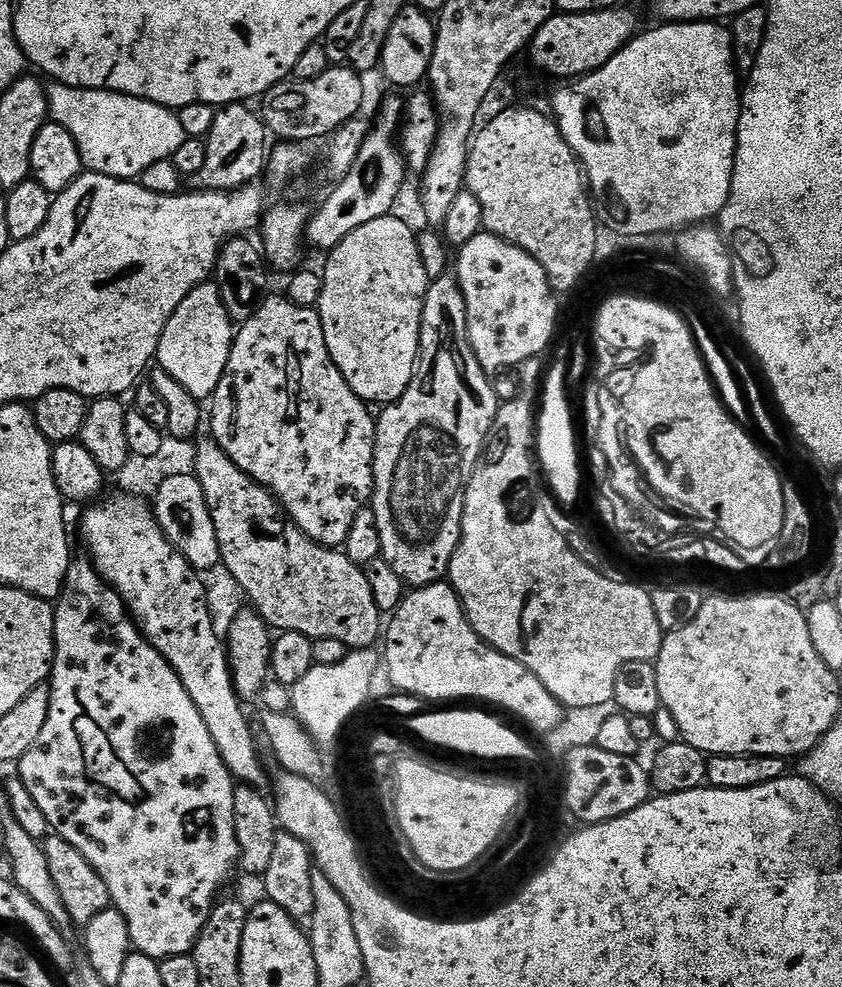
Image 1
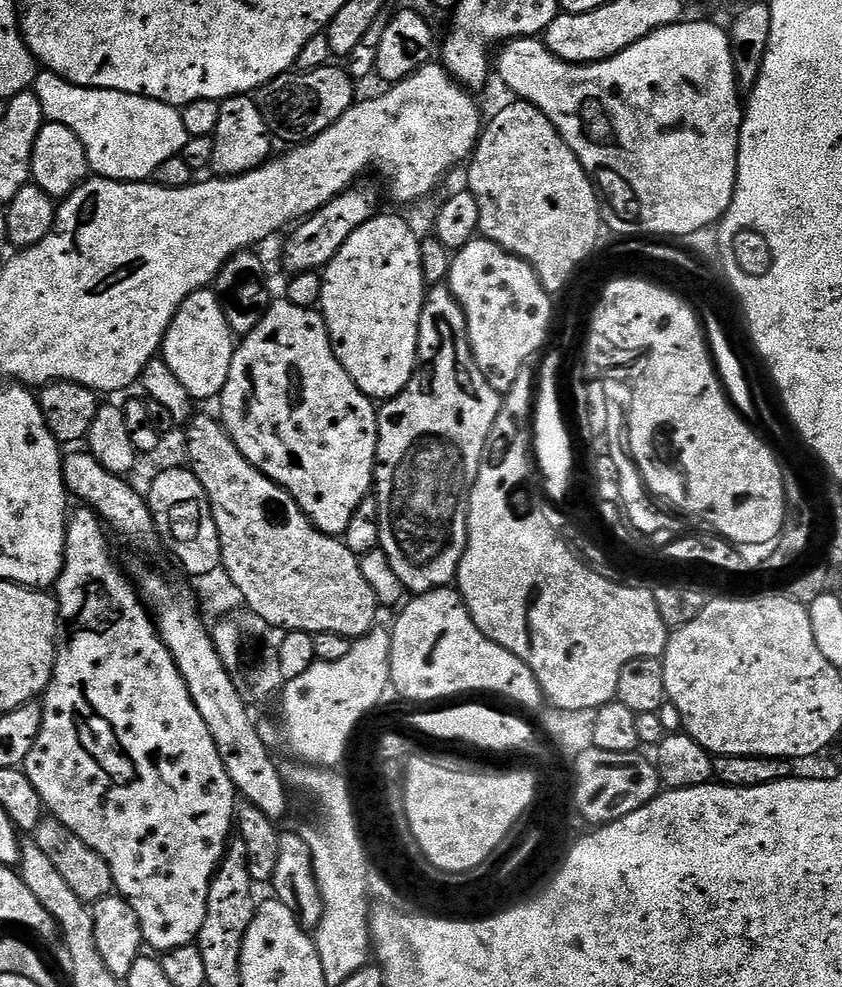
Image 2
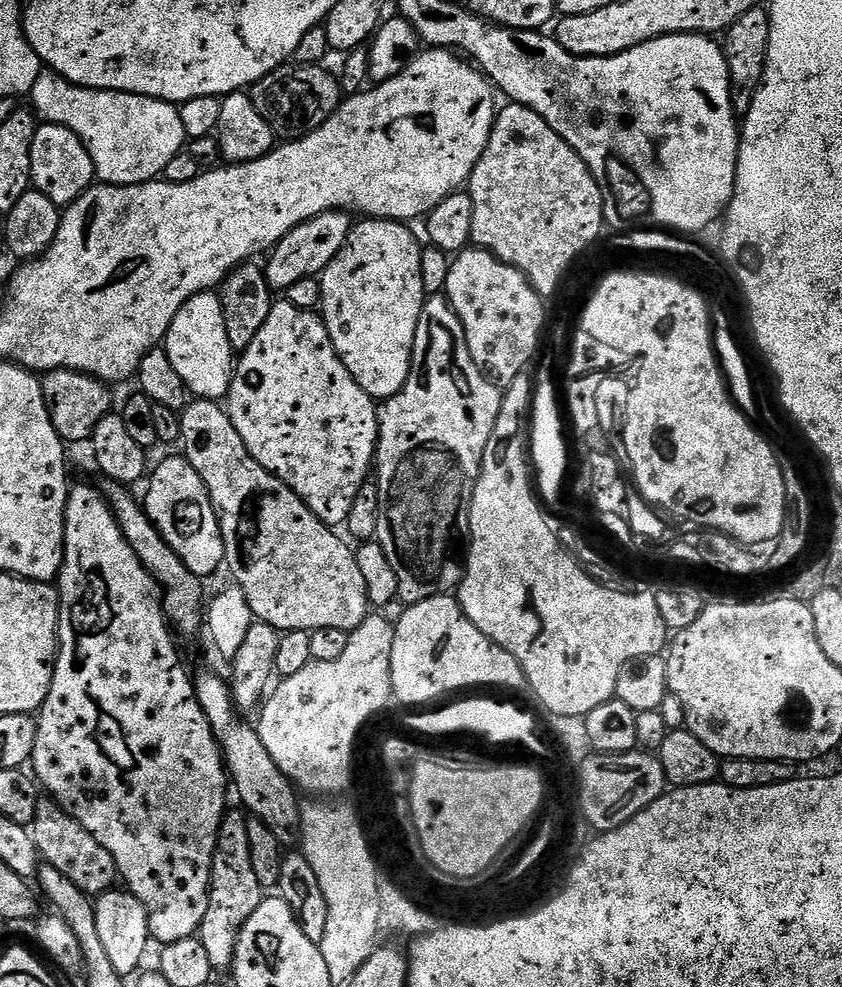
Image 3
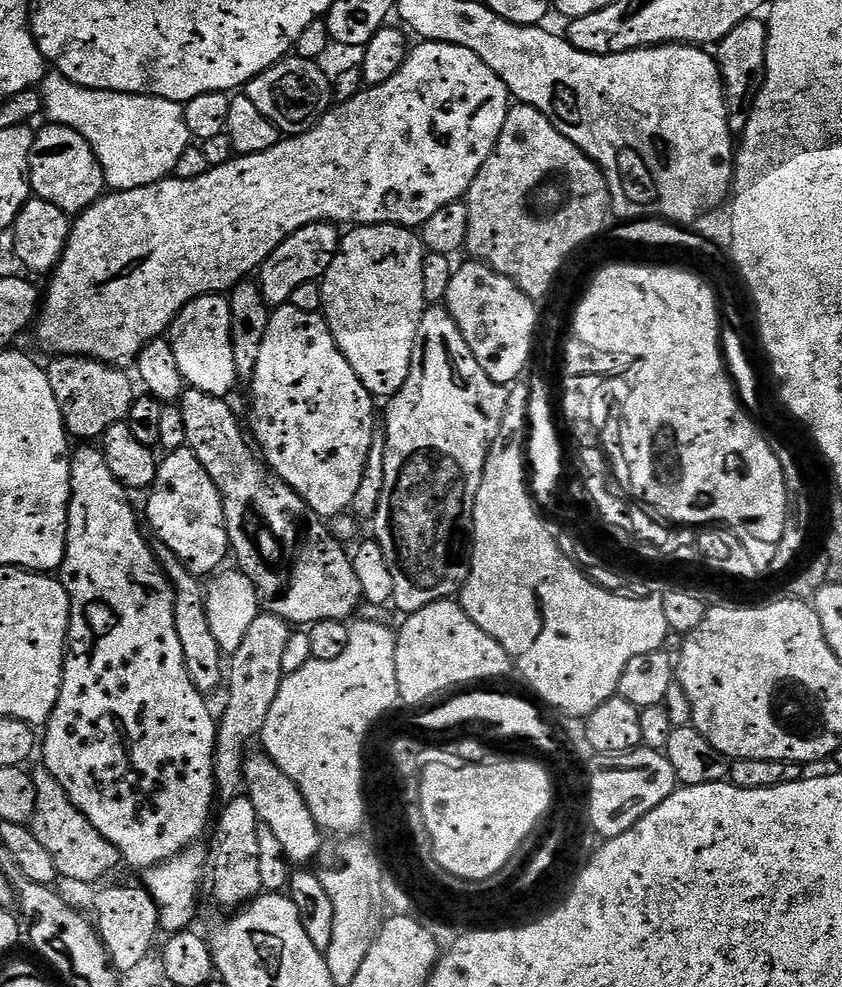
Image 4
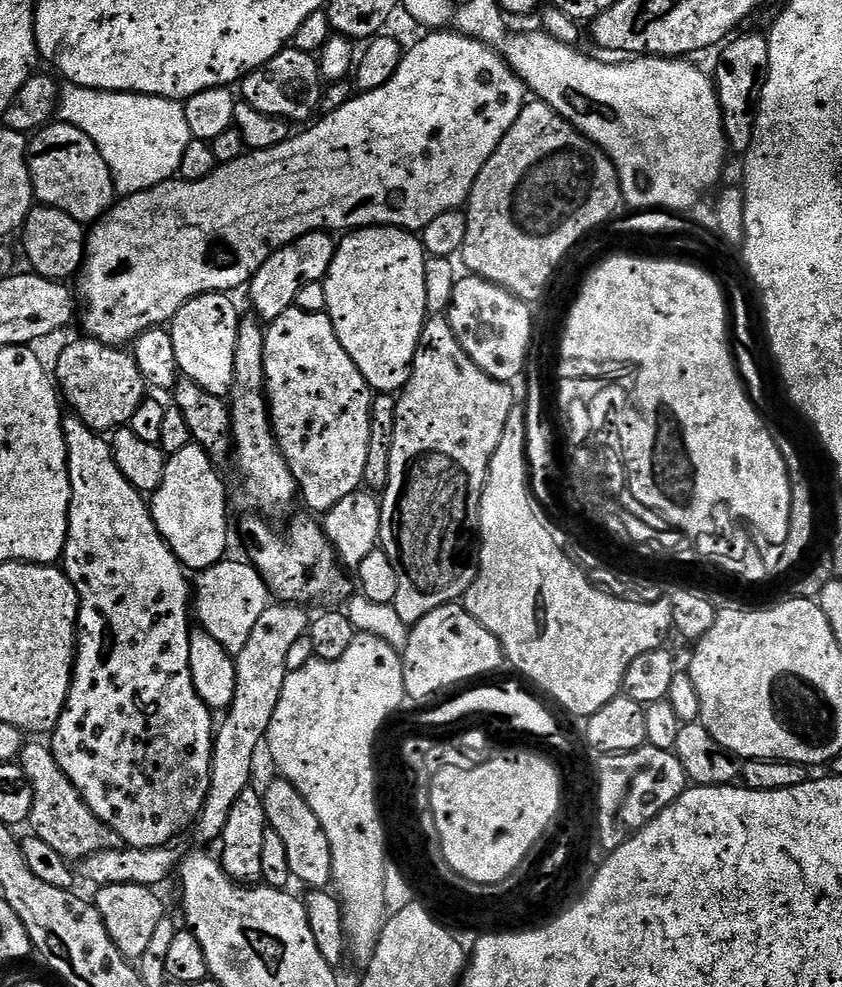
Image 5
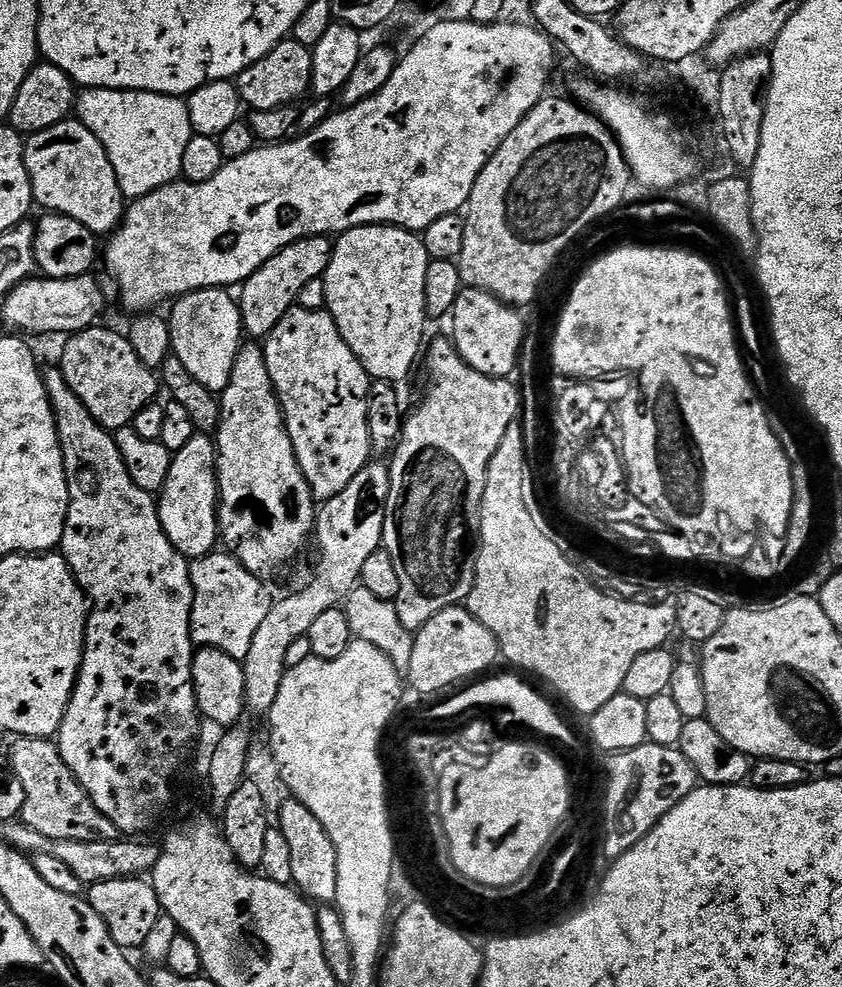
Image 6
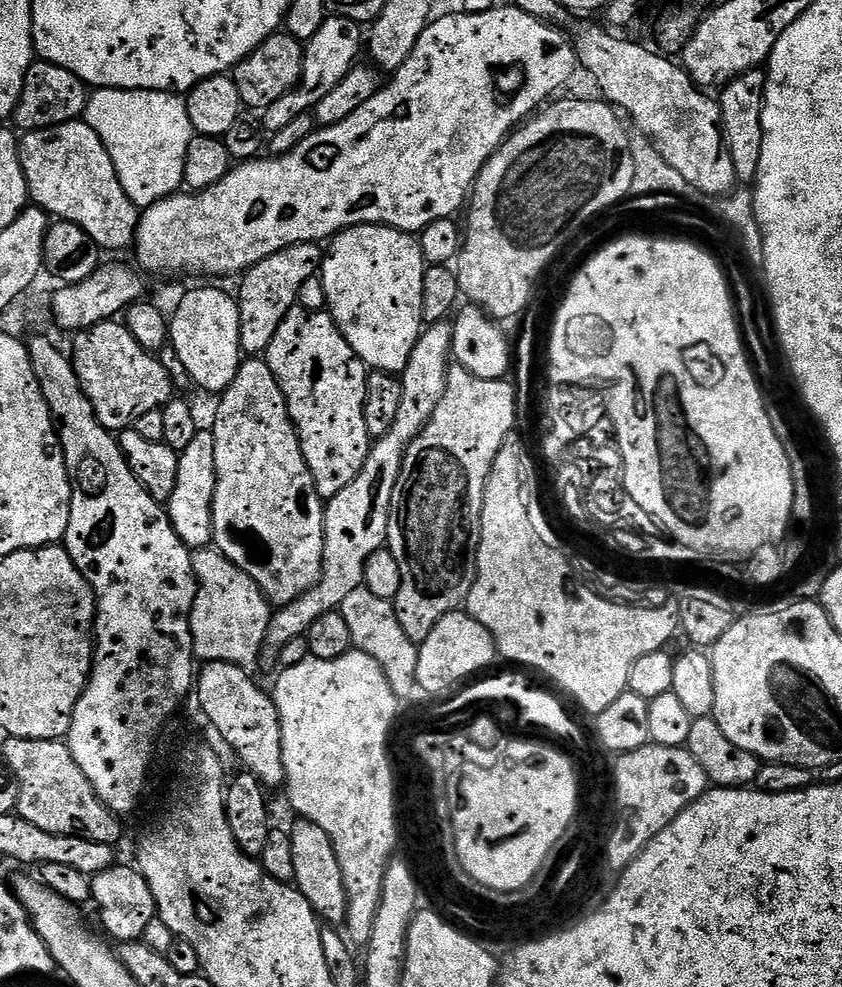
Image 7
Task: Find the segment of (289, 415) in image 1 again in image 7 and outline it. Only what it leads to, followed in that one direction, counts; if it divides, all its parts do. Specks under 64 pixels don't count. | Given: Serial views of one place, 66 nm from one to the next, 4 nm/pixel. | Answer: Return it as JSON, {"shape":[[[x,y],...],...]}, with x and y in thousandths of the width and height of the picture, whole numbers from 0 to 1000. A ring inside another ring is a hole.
{"shape":[[[355,310],[347,312],[344,318],[340,318],[335,330],[330,330],[330,338],[325,338],[325,347],[321,347],[316,364],[321,375],[325,375],[325,383],[330,383],[330,391],[335,391],[335,399],[340,403],[342,418],[347,425],[348,432],[352,433],[353,440],[356,441],[359,460],[363,464],[363,472],[368,472],[368,480],[373,484],[380,506],[386,509],[392,508],[397,505],[397,501],[411,496],[411,492],[416,492],[416,488],[420,488],[420,484],[425,484],[425,480],[437,463],[439,443],[435,432],[435,424],[432,422],[432,404],[435,403],[435,383],[437,382],[438,374],[423,362],[420,355],[417,354],[417,351],[411,347],[411,342],[405,338],[404,331],[397,327],[388,315],[369,316]]]}

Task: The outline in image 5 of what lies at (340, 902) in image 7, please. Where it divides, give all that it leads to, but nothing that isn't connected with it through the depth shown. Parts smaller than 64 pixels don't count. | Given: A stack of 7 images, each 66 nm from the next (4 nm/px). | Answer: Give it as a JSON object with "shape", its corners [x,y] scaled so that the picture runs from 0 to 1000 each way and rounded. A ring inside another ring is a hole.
{"shape":[[[327,788],[311,798],[314,820],[318,830],[318,838],[335,849],[340,857],[340,869],[344,872],[348,889],[366,896],[367,901],[385,902],[395,895],[394,891],[394,858],[387,849],[387,841],[382,841],[382,833],[378,833],[373,821],[363,817],[363,809],[349,800],[349,796],[336,788]]]}

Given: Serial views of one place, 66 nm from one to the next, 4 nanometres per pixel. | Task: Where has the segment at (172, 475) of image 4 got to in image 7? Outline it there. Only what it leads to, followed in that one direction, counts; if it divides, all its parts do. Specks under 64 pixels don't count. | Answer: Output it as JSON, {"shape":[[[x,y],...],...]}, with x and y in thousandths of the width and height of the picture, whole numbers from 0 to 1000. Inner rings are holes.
{"shape":[[[239,436],[230,440],[226,452],[213,459],[211,489],[207,501],[197,509],[197,518],[211,545],[224,557],[246,556],[252,546],[252,510],[257,495],[257,473],[254,472],[254,440],[249,436]]]}

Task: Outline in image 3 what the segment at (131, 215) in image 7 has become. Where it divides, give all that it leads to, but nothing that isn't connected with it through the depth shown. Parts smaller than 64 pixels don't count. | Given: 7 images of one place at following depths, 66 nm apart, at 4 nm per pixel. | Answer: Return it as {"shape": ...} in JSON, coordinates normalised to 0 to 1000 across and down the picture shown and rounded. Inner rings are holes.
{"shape":[[[49,125],[36,148],[37,189],[55,197],[59,205],[80,209],[89,205],[102,191],[110,189],[114,182],[112,164],[105,155],[105,147],[78,128]]]}

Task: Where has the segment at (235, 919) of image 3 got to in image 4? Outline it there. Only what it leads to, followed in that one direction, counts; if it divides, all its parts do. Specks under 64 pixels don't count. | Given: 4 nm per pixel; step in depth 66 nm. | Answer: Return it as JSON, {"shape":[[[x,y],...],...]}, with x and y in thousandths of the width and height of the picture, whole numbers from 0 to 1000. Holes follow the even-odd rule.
{"shape":[[[284,804],[271,814],[254,831],[257,848],[249,859],[249,896],[252,892],[252,908],[271,922],[285,922],[299,915],[314,904],[311,889],[306,882],[306,821],[302,821],[302,813],[297,813],[293,804]]]}

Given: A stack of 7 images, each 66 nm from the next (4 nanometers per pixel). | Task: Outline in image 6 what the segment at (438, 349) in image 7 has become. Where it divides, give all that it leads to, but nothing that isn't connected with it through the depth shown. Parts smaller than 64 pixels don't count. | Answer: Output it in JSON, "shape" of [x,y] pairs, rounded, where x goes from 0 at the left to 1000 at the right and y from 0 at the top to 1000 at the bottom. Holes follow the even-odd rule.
{"shape":[[[439,468],[397,505],[384,508],[375,525],[375,538],[373,540],[373,551],[380,554],[380,568],[375,571],[375,585],[362,594],[357,600],[352,600],[348,604],[342,604],[338,608],[329,607],[323,613],[323,617],[311,629],[311,634],[302,642],[297,653],[297,661],[292,663],[289,672],[291,681],[291,714],[296,722],[318,724],[325,715],[325,710],[330,707],[330,695],[335,695],[337,682],[342,680],[340,663],[344,660],[344,653],[354,650],[354,646],[366,643],[368,633],[393,616],[403,616],[410,611],[413,604],[428,592],[430,573],[438,567],[439,561],[452,558],[456,550],[456,530],[458,529],[458,509],[463,505],[463,480],[462,471],[456,468]]]}

